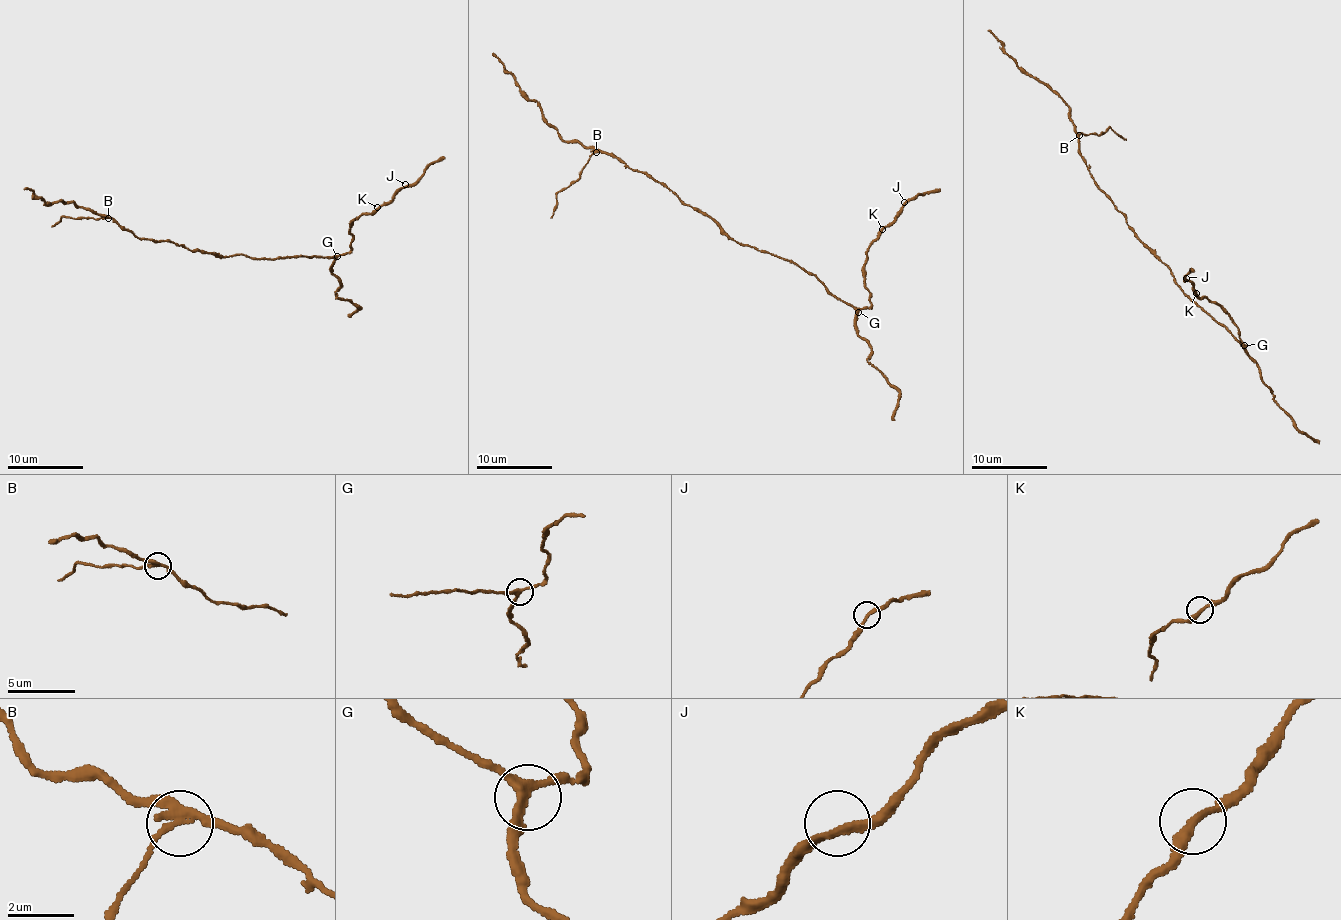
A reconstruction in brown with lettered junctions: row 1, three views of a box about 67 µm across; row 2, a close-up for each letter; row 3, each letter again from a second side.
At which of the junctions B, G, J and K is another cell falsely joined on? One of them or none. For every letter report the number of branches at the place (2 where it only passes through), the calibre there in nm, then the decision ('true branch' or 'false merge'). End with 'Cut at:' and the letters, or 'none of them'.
B: 3 | 200 nm | false merge
G: 3 | 260 nm | true branch
J: 2 | 240 nm | true branch
K: 2 | 240 nm | true branch
Cut at: B

